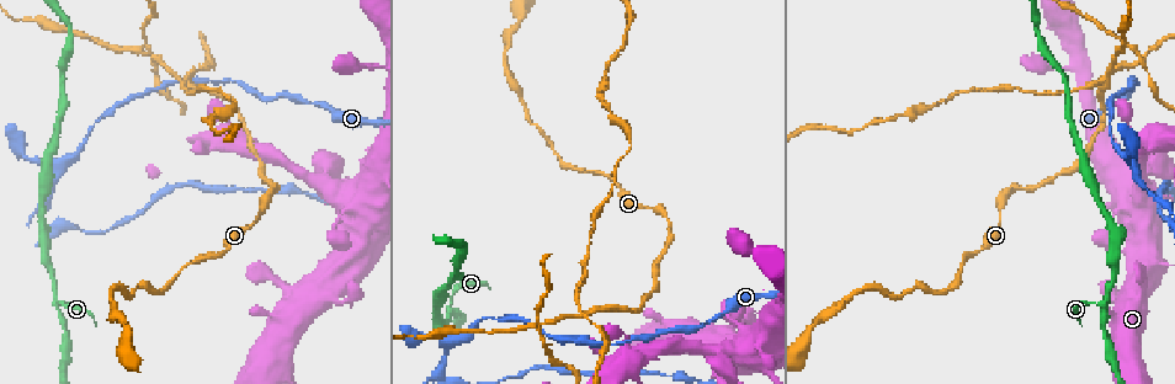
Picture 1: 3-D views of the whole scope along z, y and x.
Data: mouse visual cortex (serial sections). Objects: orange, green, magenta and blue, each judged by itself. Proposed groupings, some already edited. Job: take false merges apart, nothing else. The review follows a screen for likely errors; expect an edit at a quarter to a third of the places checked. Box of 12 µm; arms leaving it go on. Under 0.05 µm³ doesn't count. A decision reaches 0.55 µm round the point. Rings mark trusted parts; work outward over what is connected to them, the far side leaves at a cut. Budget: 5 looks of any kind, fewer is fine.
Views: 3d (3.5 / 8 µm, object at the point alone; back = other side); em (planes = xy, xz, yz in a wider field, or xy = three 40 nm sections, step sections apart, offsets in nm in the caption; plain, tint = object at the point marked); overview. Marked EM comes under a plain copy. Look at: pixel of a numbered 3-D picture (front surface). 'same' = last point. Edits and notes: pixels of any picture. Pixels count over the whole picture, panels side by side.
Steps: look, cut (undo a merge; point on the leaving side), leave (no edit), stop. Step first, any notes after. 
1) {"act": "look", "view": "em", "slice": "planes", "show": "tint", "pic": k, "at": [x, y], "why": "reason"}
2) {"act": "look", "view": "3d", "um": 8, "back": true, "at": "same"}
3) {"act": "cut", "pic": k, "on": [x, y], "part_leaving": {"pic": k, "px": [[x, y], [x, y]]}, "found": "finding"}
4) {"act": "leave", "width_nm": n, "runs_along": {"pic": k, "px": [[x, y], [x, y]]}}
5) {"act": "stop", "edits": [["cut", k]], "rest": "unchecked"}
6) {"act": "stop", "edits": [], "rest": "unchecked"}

{"act": "look", "view": "3d", "um": 3.5, "pic": 1, "at": [261, 211], "why": "thin neck"}

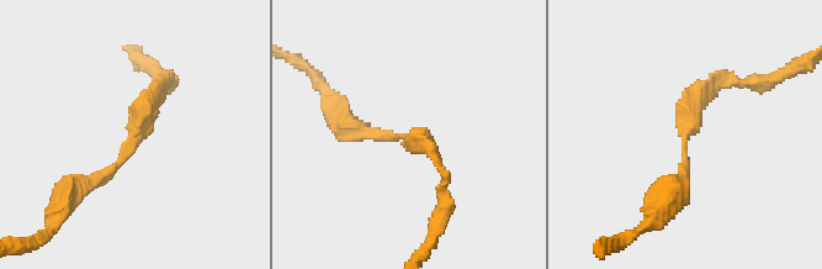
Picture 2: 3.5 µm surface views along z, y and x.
{"act": "look", "view": "em", "slice": "xy", "step": 3, "show": "tint", "pic": 2, "at": [684, 142], "arm_widths_nm": [200, 250], "why": "need the tissue"}

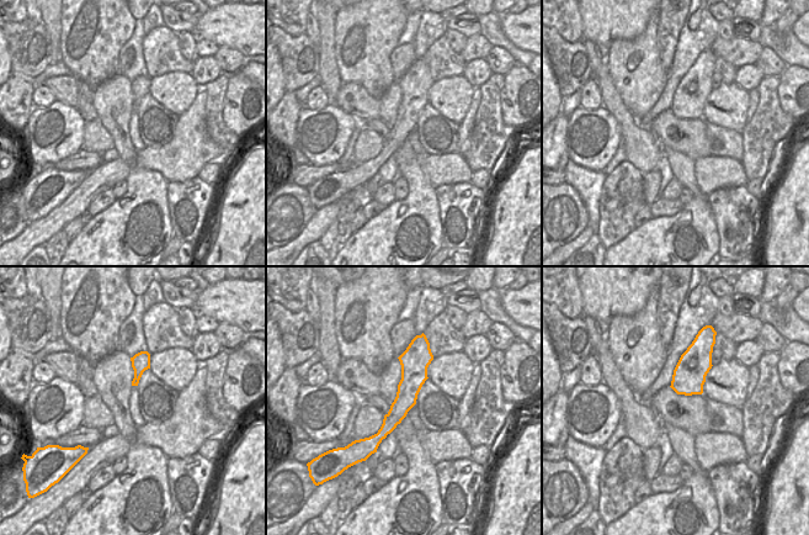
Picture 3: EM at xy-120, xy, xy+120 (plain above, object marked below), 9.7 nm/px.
{"act": "look", "view": "em", "slice": "xy", "step": 1, "show": "tint", "at": "same", "why": "cut it another way"}

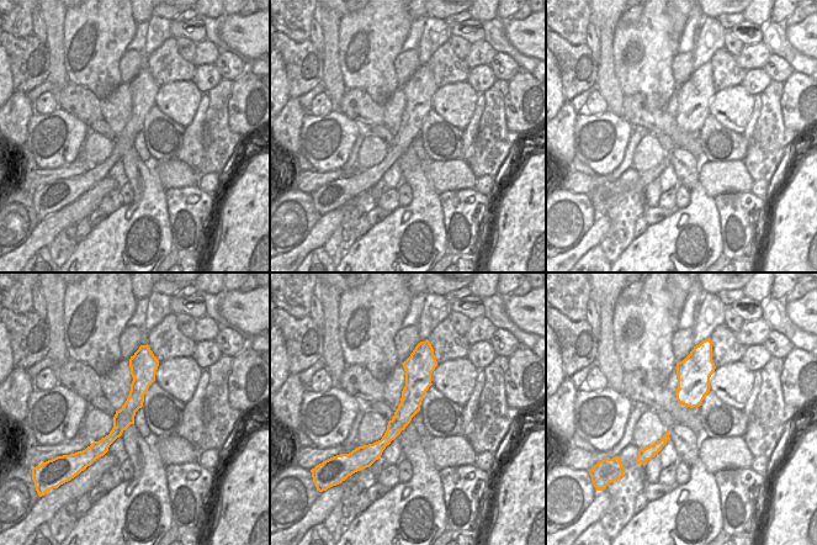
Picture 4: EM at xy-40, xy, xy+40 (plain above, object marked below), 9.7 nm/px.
{"act": "leave", "found": "all the same cell"}

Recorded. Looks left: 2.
{"act": "look", "view": "3d", "um": 3.5, "pic": 1, "at": [1103, 304], "why": "abrupt turn"}

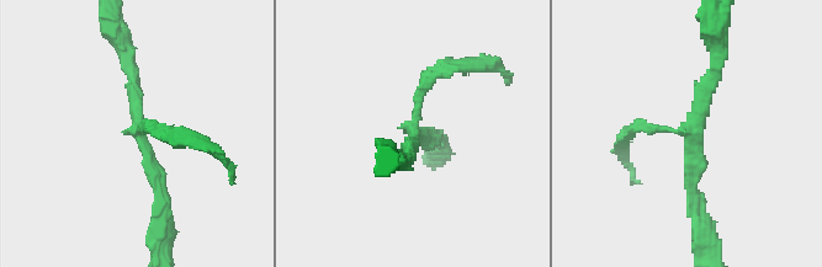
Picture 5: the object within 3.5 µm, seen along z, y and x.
{"act": "look", "view": "em", "slice": "xy", "step": 1, "show": "tint", "pic": 5, "at": [690, 129], "why": "shape alone is not enough"}

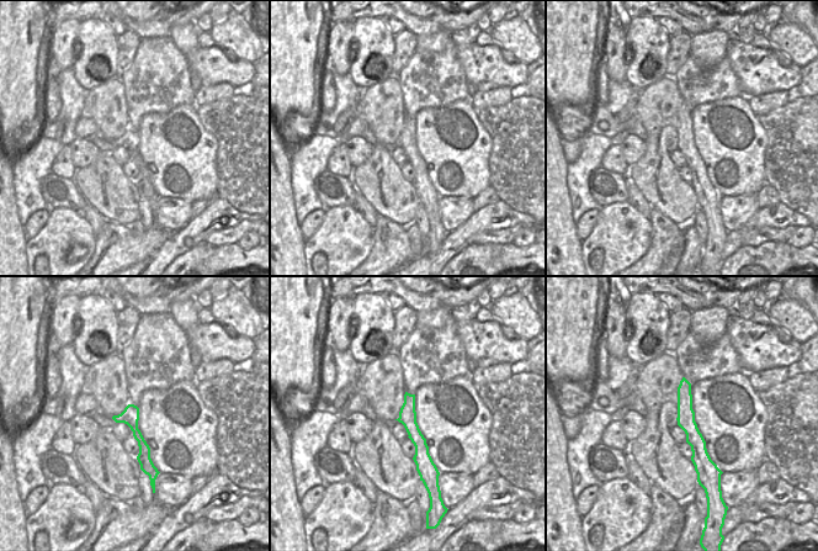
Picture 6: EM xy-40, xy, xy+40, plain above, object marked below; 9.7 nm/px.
{"act": "leave", "runs_along": {"pic": 6, "px": [[684, 382], [685, 420], [704, 464]]}, "found": "one cell here"}

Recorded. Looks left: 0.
{"act": "stop", "edits": [], "rest": "unchecked"}

